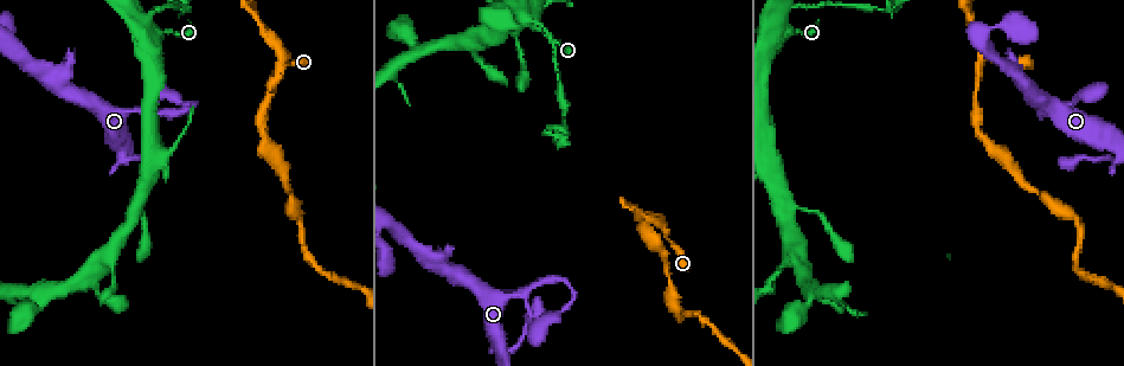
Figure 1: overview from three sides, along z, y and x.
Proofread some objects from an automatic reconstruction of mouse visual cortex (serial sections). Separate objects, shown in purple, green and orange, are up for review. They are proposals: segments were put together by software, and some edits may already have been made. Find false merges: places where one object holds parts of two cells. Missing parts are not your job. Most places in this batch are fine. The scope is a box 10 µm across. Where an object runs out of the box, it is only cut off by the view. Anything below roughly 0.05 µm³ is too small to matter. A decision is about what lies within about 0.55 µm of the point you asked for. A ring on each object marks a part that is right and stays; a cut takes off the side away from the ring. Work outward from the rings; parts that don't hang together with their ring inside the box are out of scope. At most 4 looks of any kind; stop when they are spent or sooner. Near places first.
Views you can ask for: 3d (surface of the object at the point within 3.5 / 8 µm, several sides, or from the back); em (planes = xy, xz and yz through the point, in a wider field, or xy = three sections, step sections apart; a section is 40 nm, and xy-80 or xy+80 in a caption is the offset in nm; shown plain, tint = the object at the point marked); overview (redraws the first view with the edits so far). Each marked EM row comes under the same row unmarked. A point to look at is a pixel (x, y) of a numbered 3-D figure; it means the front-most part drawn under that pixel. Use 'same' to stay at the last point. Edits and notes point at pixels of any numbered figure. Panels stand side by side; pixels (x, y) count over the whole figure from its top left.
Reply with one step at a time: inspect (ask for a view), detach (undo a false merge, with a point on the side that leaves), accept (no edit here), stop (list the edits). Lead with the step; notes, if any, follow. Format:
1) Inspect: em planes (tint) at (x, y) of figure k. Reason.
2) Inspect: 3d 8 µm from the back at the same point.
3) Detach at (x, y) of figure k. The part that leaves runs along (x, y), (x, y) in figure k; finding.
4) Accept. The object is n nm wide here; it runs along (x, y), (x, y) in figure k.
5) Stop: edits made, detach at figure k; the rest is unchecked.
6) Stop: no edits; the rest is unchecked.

Inspect: 3d 8 µm from the back at (518, 345) of figure 1. Abrupt turn.

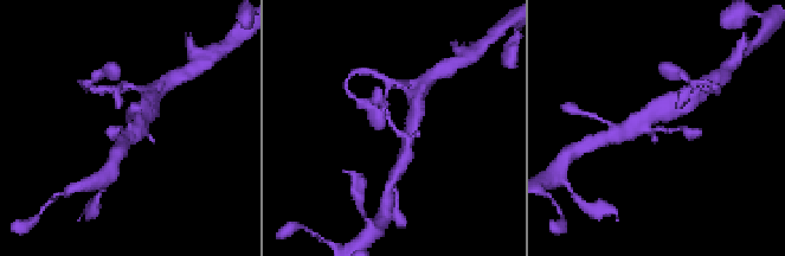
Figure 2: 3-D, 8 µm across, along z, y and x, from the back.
Inspect: em xy step 3 (tint) at the same point.

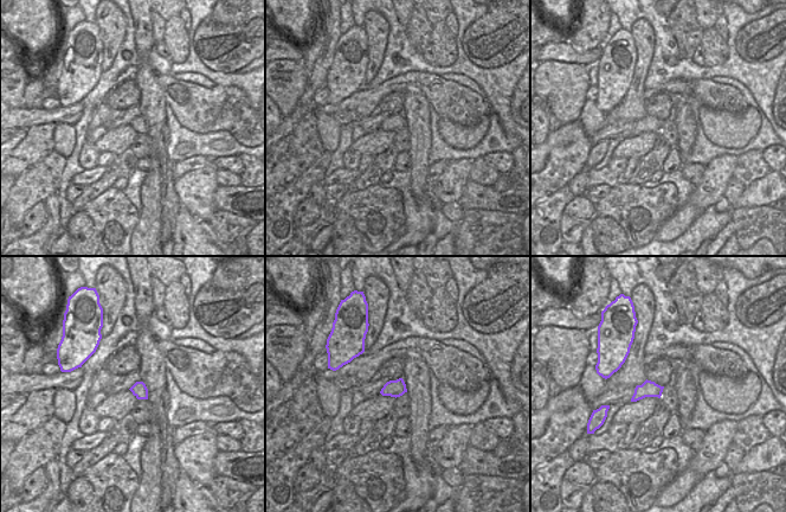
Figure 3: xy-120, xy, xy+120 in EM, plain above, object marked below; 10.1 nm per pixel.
Accept. It runs along (409, 133), (409, 141), (393, 128), (379, 101) in figure 2; continuous, no second cell.

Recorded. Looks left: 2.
Inspect: 3d 8 µm at (283, 52) of figure 1. Narrows sharply.

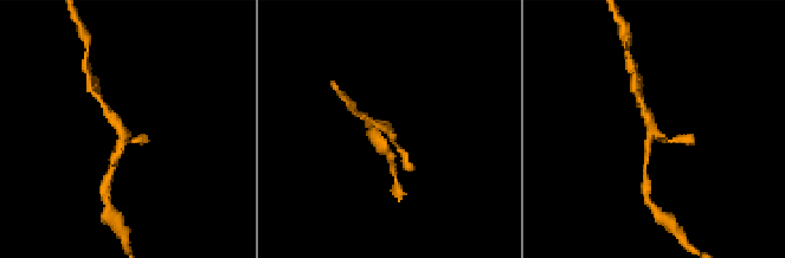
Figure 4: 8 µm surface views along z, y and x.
Inspect: em xy step 2 (tint) at the same point. Shape alone is not enough.

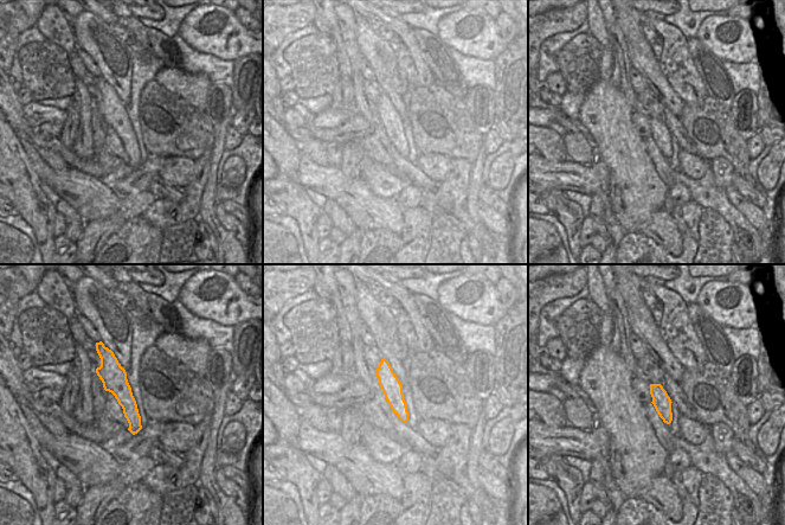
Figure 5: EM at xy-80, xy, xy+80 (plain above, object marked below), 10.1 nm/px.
Accept. All the same cell.

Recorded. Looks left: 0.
Stop: no edits; the rest is unchecked.

